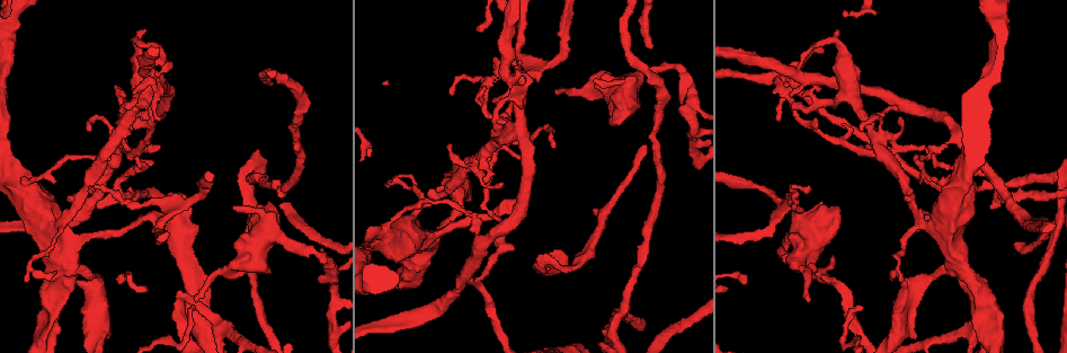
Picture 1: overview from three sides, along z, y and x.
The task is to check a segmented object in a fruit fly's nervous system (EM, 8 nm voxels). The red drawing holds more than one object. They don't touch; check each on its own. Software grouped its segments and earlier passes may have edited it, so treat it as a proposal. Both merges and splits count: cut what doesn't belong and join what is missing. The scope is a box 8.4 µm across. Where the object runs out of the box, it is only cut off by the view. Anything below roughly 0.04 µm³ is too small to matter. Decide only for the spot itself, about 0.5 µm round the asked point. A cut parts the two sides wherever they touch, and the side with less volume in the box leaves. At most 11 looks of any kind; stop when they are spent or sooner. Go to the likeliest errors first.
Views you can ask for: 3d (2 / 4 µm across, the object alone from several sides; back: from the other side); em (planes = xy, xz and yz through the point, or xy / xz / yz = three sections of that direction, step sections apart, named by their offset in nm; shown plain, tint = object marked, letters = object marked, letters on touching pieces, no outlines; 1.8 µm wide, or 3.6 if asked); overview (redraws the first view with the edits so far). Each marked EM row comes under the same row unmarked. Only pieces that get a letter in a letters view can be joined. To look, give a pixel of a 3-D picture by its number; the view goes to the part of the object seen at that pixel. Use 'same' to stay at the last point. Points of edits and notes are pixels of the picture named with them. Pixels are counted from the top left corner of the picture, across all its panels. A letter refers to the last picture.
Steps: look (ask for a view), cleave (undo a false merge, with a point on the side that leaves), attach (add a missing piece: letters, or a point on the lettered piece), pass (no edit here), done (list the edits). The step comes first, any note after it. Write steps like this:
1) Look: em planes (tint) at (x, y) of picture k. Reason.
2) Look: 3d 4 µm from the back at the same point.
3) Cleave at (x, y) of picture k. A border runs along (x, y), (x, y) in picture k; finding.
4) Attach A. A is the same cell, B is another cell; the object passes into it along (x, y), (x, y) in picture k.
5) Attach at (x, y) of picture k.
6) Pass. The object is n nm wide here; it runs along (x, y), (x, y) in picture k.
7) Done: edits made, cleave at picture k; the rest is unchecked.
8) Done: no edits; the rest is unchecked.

Look: em yz step 16 (tint) at (873, 138) of picture 1. Sharp bend.

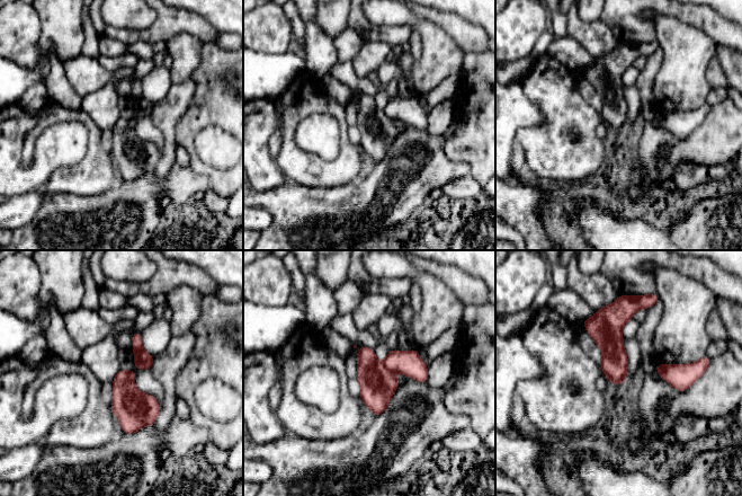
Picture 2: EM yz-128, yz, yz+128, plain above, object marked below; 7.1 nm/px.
Look: em planes (letters) at the same point.

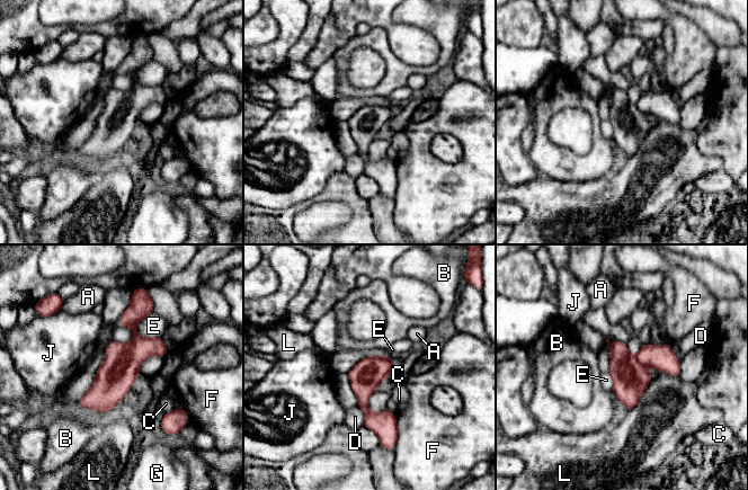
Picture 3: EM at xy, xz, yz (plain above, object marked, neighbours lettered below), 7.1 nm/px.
Pass. The object is 220 nm wide here; A, B, C, D, E, F, G, J and L are other cells; a border runs along (153, 311), (135, 324), (144, 338) in picture 3; all the same neuron.

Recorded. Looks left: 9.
Look: em xz step 4 (letters) at (267, 272) of picture 1. Free end.

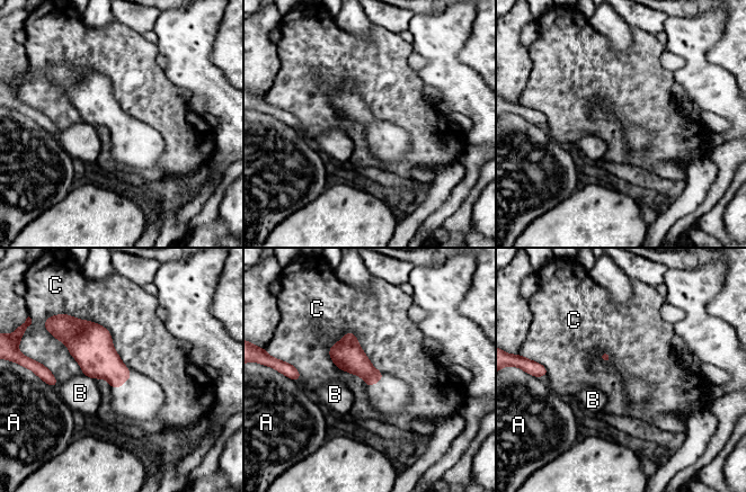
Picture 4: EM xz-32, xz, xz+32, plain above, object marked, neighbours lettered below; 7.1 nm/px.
Pass. A, B and C are other cells; no lettered piece goes on from it.

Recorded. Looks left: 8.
Look: 3d 4 µm at (798, 107) of picture 1.

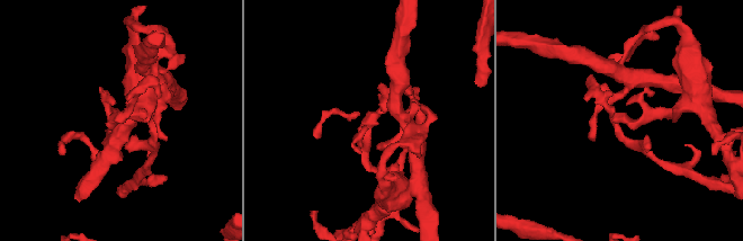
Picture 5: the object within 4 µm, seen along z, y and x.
Look: em xz step 16 (tint) at (116, 121) of picture 5. Now the EM.

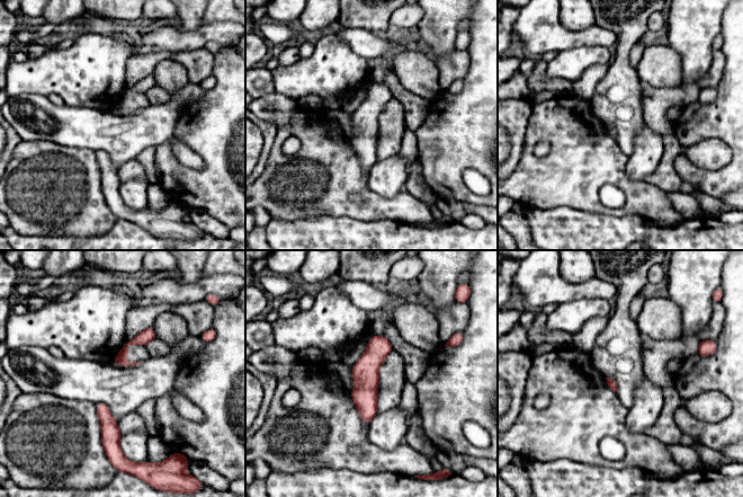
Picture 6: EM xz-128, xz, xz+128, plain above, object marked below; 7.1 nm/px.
Look: em planes (letters) at the same point.

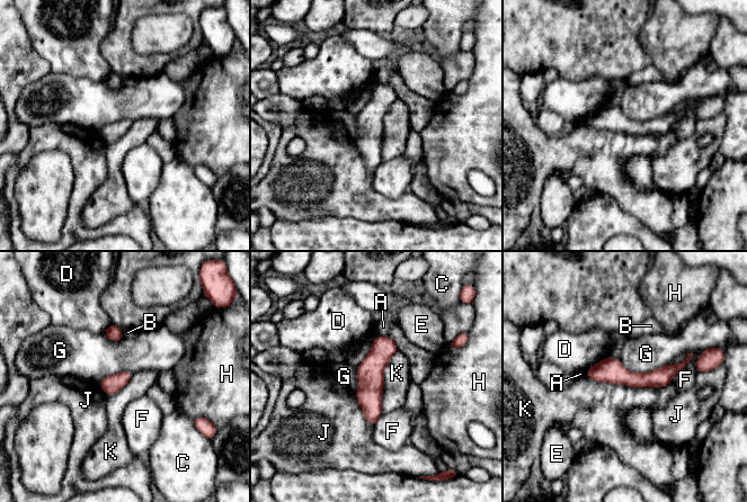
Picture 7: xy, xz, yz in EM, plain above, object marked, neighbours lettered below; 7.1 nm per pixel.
Pass. A, B, C, D, E, F, G, H, J and K are other cells; continuous, no second neuron.

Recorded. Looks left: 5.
Look: em yz step 16 (tint) at (956, 257) of picture 1. Four or more arms meet.

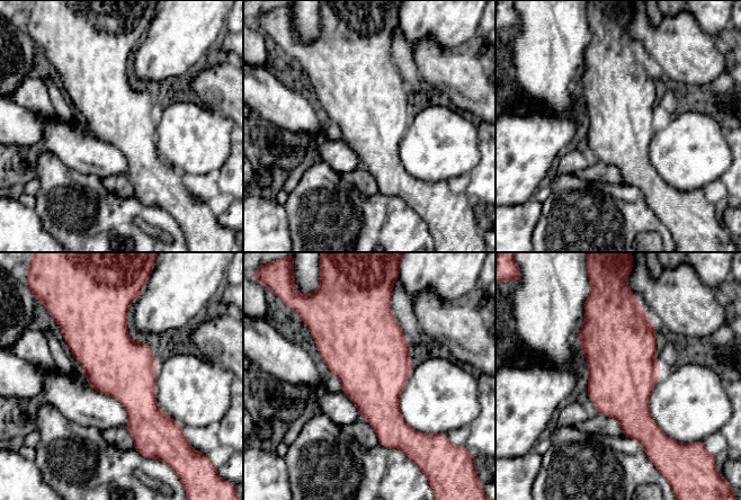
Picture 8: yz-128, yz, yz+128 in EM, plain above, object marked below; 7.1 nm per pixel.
Look: em yz step 16 (letters) at the same point.

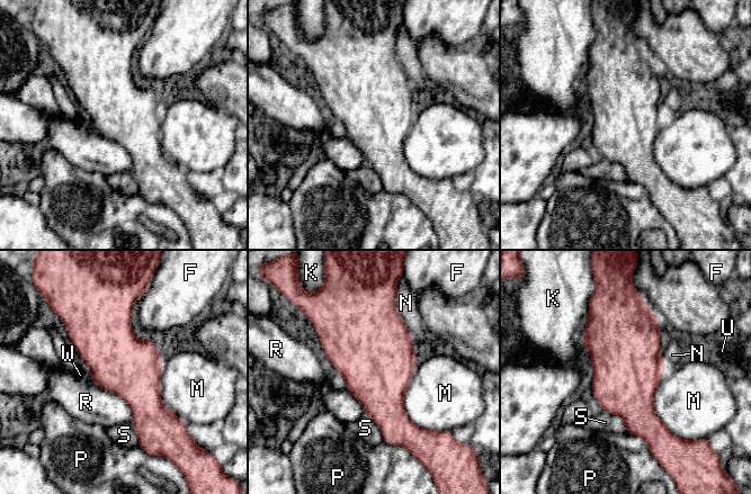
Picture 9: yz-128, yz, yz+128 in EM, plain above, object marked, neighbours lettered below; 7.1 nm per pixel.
Pass. The object is 440 nm wide here; F, K, M, N, P, R, S, U and W are other cells; a border runs along (95, 385), (126, 402), (131, 424) in picture 9; all the same neuron.

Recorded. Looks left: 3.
Done: no edits; the rest is unchecked.

